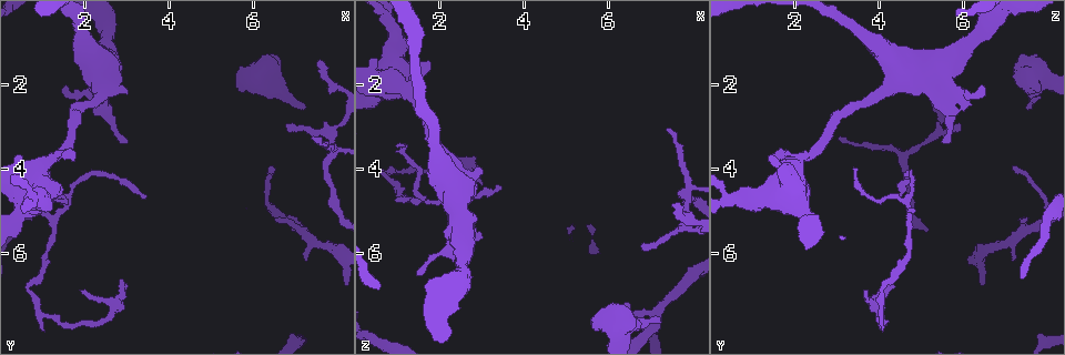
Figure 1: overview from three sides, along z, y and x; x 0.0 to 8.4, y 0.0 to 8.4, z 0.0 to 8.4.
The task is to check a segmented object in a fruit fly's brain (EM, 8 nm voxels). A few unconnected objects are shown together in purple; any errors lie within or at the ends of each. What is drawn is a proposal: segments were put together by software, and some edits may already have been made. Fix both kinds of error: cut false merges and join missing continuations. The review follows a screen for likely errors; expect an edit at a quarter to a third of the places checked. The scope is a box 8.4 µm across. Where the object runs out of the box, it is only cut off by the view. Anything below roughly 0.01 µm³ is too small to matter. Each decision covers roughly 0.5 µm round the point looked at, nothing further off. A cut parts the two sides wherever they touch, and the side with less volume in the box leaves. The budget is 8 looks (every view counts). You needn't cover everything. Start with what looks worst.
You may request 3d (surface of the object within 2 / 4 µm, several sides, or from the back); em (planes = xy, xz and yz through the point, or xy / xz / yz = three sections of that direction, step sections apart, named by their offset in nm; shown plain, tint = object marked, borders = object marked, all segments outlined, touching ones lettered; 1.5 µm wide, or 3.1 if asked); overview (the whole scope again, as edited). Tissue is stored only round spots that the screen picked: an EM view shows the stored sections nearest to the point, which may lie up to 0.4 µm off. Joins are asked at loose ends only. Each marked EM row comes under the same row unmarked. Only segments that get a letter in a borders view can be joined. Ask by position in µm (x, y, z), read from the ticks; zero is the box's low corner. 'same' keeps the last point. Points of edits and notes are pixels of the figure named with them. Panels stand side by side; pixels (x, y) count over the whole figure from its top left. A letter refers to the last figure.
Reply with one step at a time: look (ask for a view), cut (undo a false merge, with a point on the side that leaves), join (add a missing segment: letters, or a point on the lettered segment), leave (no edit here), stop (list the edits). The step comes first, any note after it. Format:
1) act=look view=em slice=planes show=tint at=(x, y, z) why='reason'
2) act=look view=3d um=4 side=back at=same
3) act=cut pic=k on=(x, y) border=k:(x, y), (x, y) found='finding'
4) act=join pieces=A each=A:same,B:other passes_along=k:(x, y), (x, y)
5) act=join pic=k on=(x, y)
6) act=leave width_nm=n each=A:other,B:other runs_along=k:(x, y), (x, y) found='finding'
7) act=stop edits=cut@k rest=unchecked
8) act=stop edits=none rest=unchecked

act=look view=3d um=2 at=(3.05, 3.45, 5.60) why='free end'

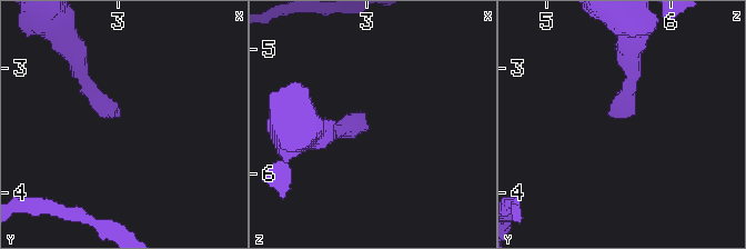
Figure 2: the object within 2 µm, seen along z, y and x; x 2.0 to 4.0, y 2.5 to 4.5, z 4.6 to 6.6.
act=look view=em slice=xz step=8 show=borders at=(3.00, 3.36, 5.64) why='shape alone is not enough'

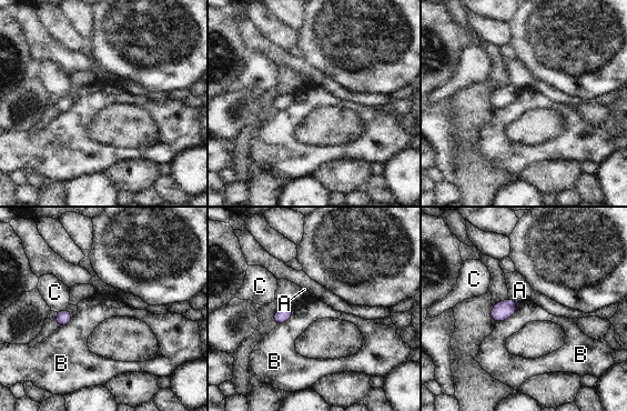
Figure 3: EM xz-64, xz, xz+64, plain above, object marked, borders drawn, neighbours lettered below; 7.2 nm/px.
act=look view=em slice=planes show=borders at=same

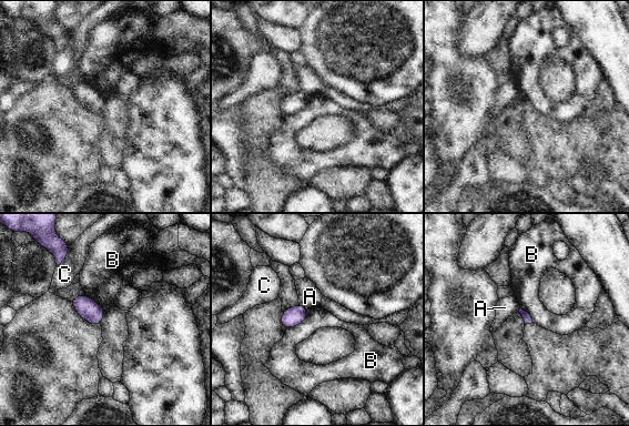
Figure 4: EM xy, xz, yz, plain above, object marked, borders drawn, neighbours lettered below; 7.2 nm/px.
act=leave each=A:other,B:other,C:other border=4:(308, 310), (302, 322), (286, 330) found='no lettered segment goes on from it'

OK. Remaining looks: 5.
act=look view=em slice=planes show=borders at=(6.55, 5.25, 7.50) why='an open end'

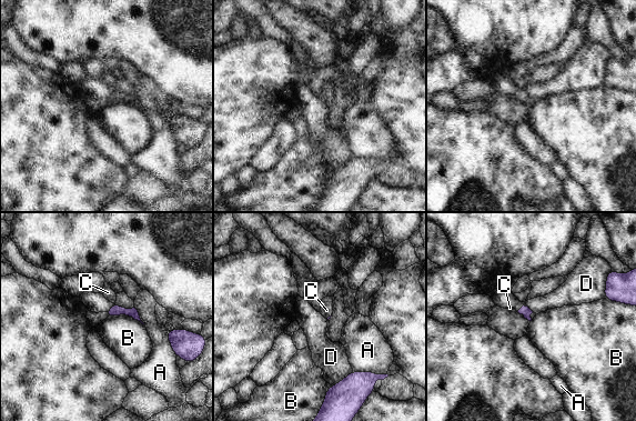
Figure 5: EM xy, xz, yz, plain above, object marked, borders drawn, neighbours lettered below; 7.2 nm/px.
act=leave each=A:other,B:other,C:other,D:other border=5:(107, 317), (128, 314), (143, 324) found='no lettered segment goes on from it'

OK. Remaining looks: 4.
act=look view=em slice=xz step=4 show=tint at=(7.45, 3.25, 3.00) why='thin end'

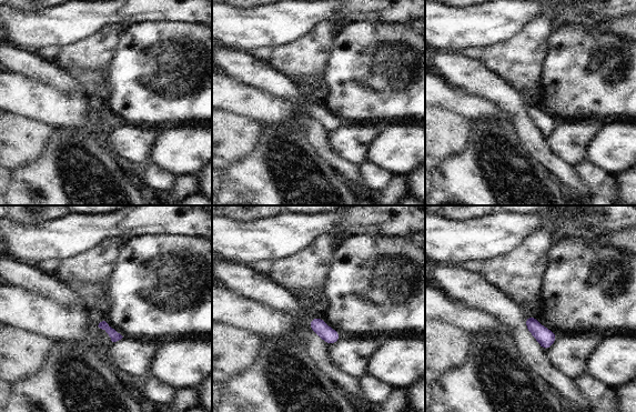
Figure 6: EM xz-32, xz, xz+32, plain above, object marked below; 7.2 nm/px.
act=look view=em slice=planes show=borders at=same why='another direction'

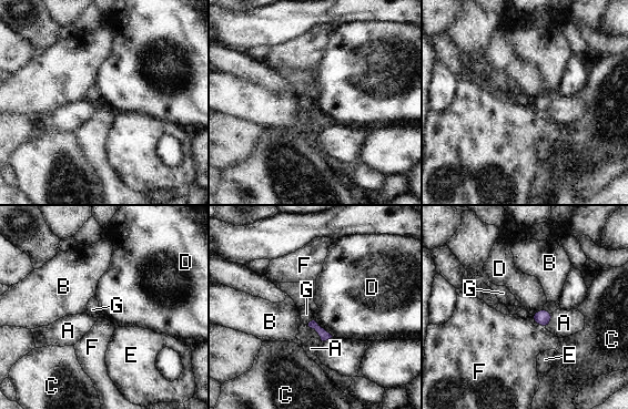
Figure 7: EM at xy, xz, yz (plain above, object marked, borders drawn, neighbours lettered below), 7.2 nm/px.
act=join pieces=G each=A:other,B:other,C:other,D:other,E:other,F:other,G:same passes_along=7:(324, 335), (310, 321), (306, 314) found='the cell continues'

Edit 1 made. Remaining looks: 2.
act=stop edits=join@7 rest=unchecked

